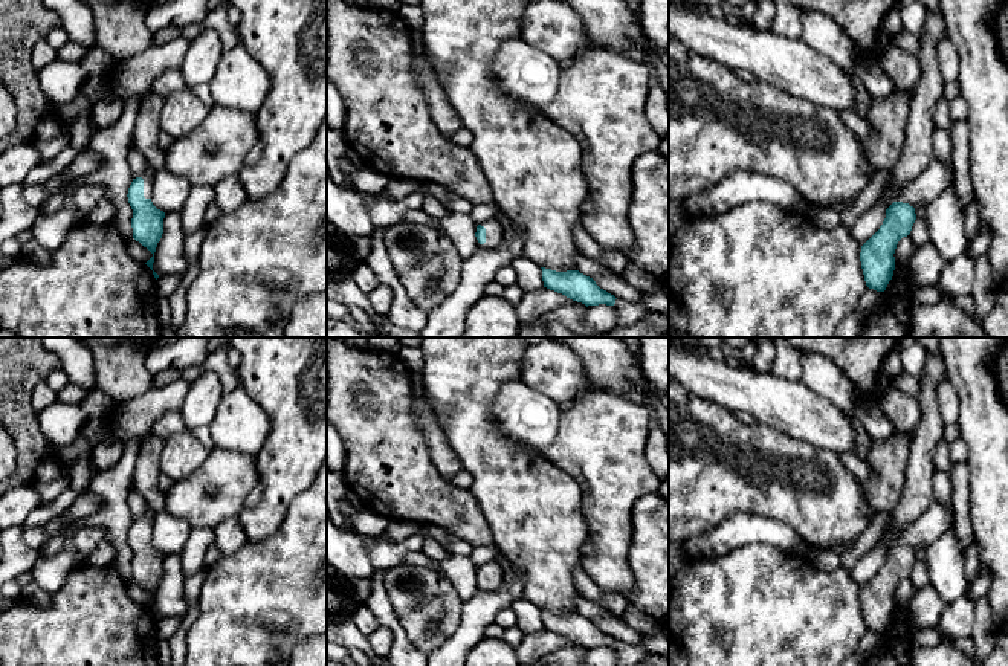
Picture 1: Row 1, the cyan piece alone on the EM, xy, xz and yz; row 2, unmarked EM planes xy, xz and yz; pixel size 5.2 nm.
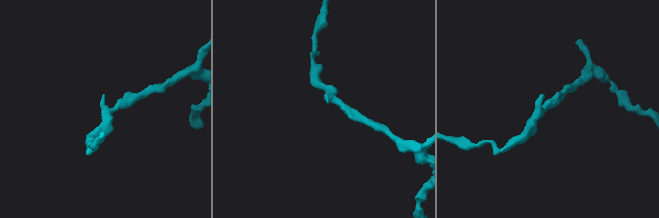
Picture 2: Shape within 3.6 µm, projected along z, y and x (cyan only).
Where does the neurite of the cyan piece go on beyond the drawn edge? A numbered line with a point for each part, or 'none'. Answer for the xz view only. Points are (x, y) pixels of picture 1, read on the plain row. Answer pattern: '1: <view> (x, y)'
1: xz (494, 573)

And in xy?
1: xy (148, 517)

